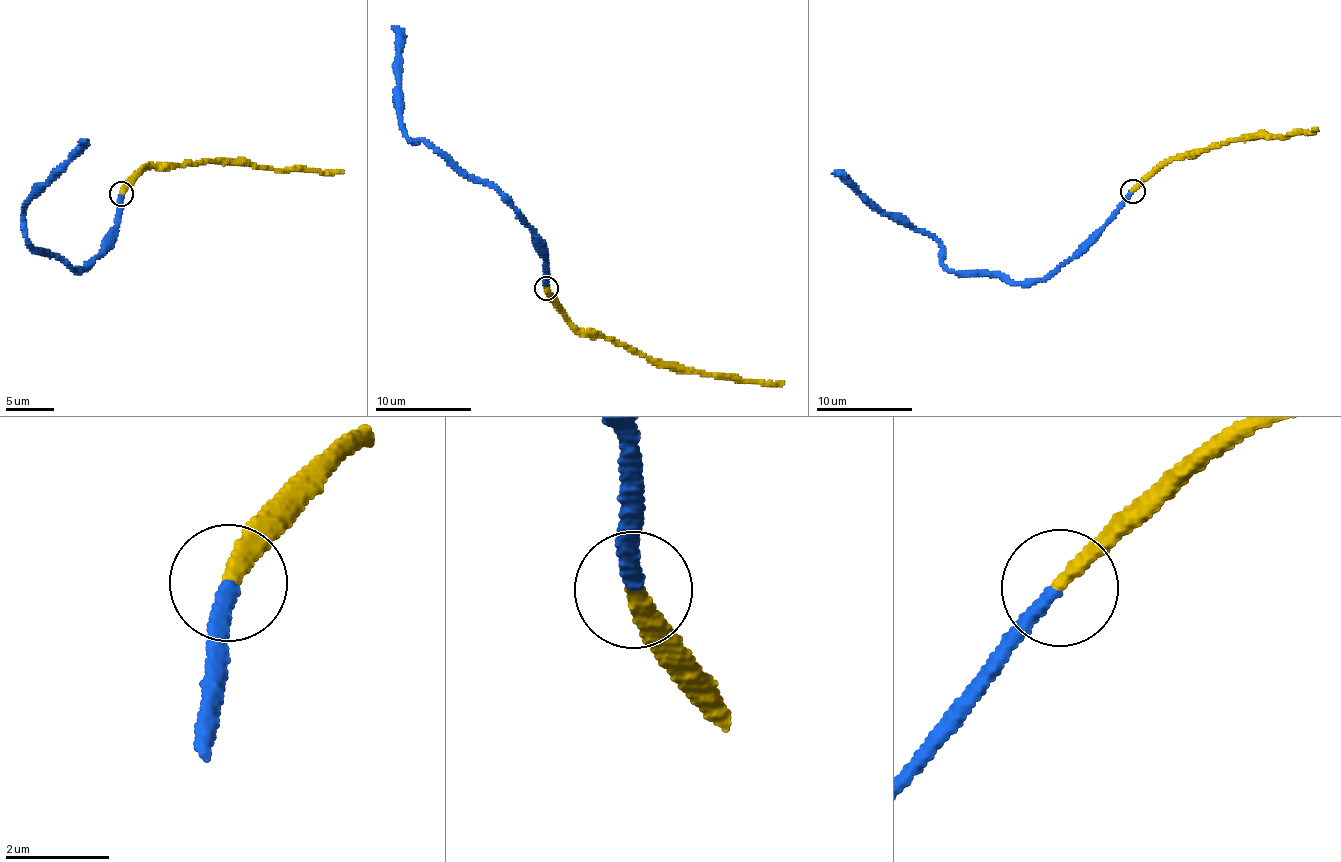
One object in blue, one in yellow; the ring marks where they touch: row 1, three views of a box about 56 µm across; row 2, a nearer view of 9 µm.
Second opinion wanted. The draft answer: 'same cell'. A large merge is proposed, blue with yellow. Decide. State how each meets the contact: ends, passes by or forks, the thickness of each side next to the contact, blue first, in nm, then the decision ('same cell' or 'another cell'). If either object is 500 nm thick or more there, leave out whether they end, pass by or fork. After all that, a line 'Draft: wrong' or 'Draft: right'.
blue ends | yellow ends | 280/280 nm | same cell
Draft: right

